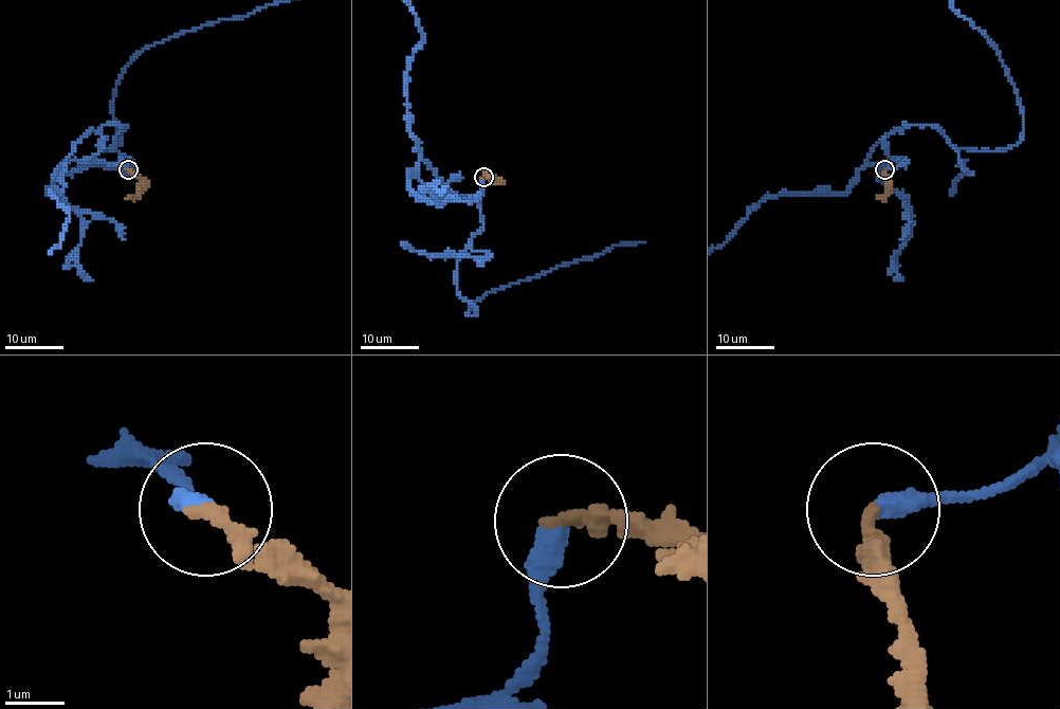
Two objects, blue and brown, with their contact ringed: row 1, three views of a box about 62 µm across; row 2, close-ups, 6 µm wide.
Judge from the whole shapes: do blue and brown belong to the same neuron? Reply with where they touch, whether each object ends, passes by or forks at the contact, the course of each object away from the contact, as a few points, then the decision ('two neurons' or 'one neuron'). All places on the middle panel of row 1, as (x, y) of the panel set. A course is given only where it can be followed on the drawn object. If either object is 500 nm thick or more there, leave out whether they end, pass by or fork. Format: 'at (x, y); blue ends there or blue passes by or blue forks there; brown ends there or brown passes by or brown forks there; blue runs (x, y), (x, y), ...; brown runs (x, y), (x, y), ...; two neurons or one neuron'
at (483, 177); blue ends there; brown ends there; brown runs (485, 177), (496, 181), (482, 168); one neuron

